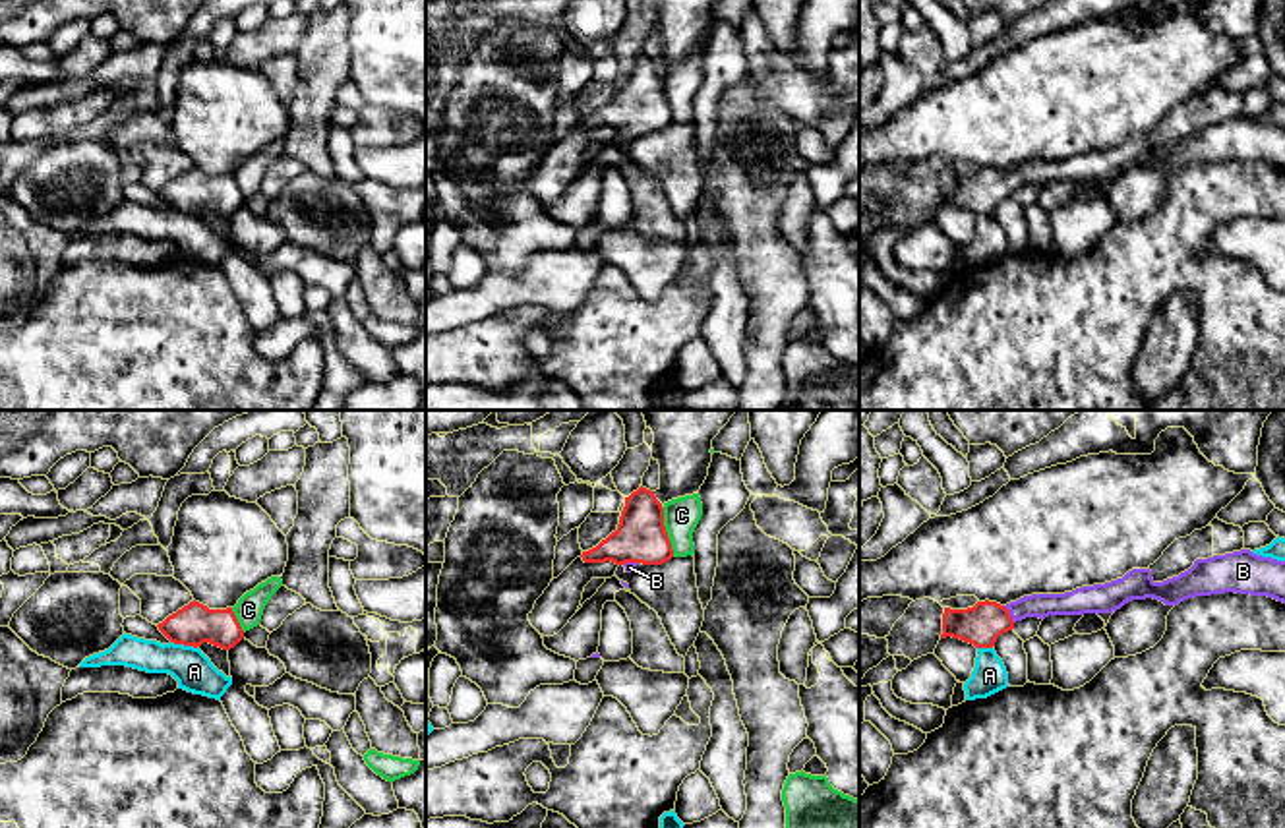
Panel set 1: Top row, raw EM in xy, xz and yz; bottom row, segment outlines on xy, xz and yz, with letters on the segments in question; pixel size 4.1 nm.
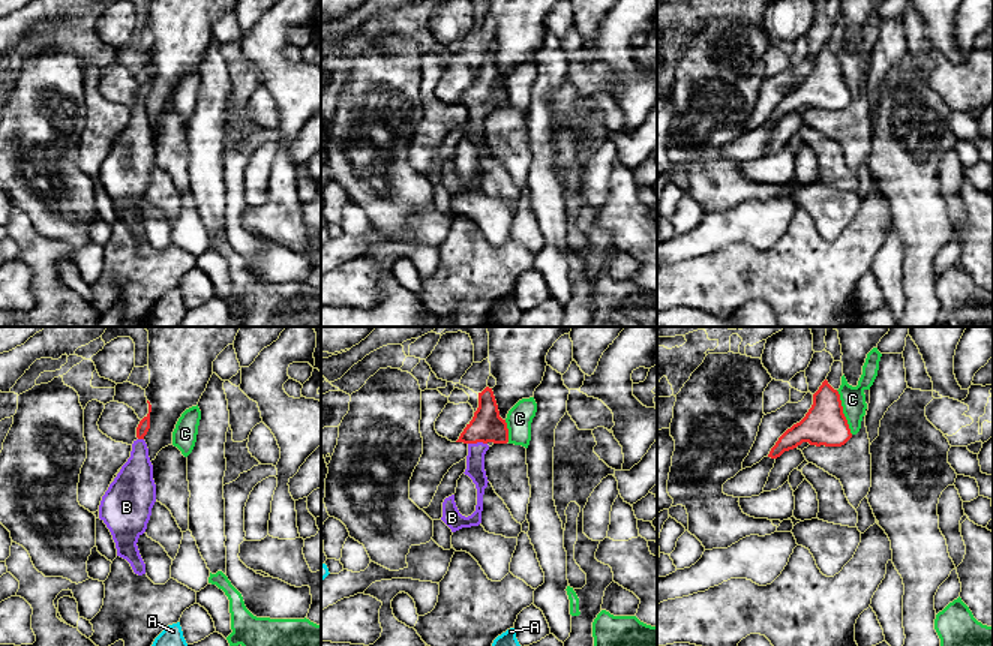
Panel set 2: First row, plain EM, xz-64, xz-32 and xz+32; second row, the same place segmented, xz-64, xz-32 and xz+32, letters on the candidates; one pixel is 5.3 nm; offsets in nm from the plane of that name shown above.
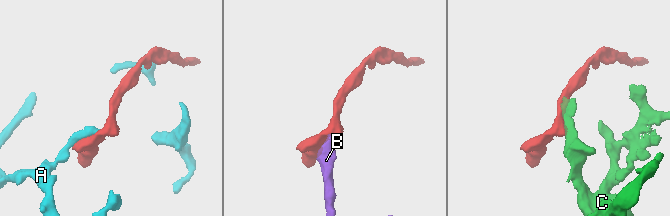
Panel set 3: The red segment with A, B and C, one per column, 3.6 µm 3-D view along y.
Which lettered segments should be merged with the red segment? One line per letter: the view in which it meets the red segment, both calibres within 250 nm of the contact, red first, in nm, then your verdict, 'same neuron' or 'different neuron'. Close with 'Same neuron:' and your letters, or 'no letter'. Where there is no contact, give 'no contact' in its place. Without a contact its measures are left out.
A: contact in xy; calibres 170 and 160 nm; different neuron
B: contact in yz; calibres 170 and 100 nm; same neuron
C: contact in xz; calibres 220 and 150 nm; different neuron
Same neuron: B

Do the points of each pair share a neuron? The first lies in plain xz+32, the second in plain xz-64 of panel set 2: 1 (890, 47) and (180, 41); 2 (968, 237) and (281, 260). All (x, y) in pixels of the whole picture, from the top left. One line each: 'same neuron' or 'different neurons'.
1: different neurons
2: different neurons

